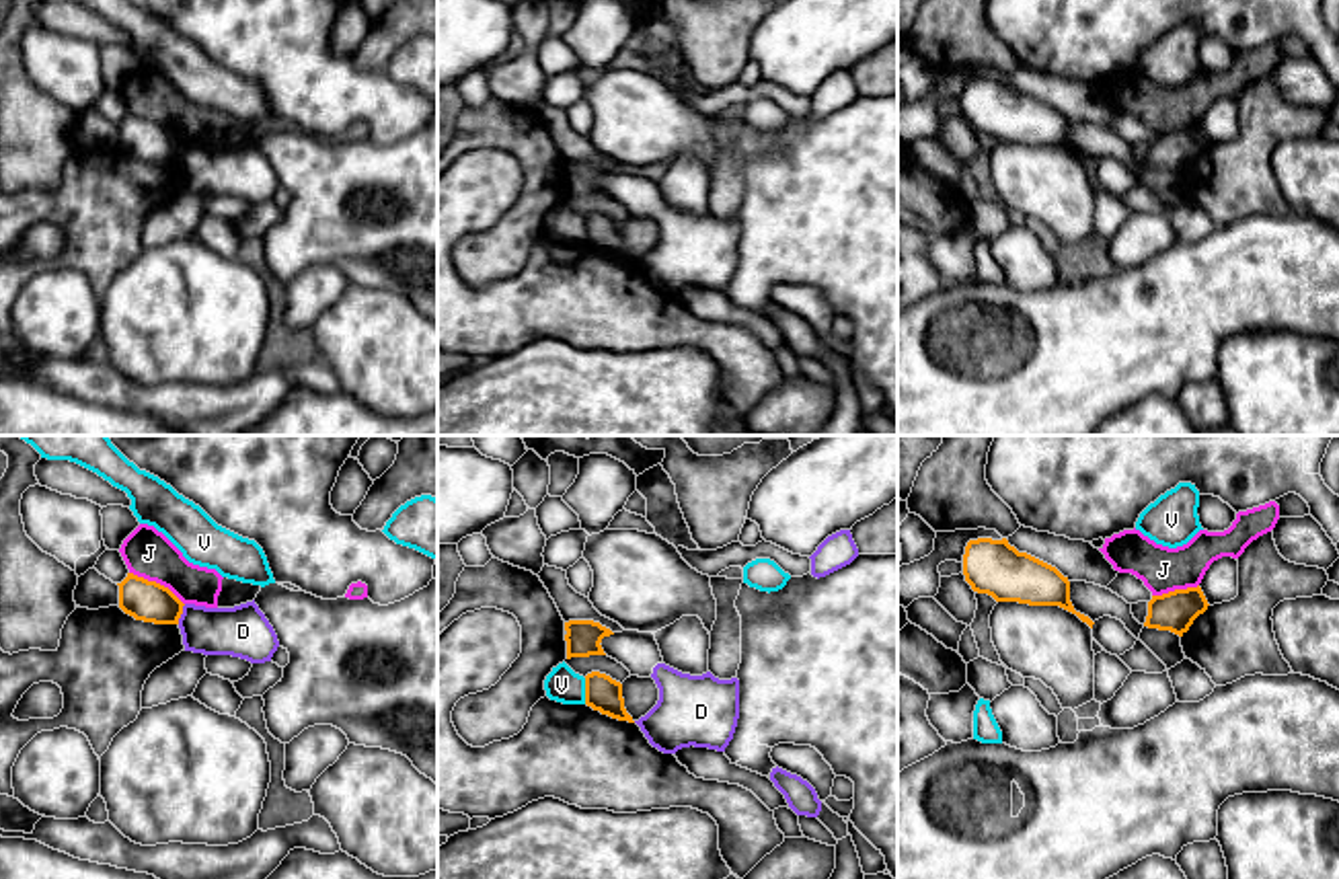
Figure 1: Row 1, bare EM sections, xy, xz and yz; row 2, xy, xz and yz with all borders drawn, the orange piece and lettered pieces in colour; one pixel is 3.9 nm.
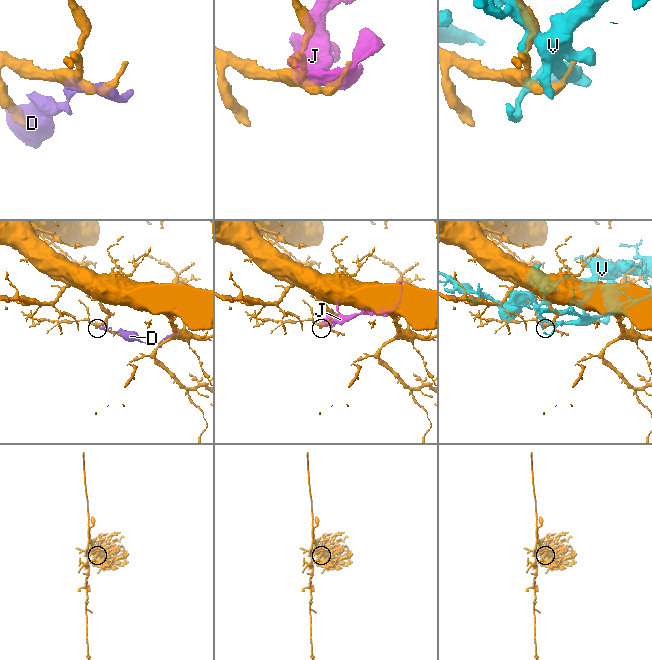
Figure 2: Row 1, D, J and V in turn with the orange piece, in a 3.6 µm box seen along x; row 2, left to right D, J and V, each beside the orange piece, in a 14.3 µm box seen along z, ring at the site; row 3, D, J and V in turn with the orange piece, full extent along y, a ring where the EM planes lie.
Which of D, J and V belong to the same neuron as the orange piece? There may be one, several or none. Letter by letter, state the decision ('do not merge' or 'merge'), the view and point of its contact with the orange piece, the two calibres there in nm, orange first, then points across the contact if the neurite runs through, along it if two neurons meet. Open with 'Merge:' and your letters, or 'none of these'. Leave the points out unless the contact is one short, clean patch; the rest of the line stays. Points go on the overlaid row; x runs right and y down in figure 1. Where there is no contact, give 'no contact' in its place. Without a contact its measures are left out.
Merge: none of these
D: do not merge | xy (181, 613) | 160/200 nm | along xy (185, 604), (177, 623)
J: do not merge | xy (155, 582) | 160/190 nm
V: do not merge | xz (586, 691) | 140/140 nm

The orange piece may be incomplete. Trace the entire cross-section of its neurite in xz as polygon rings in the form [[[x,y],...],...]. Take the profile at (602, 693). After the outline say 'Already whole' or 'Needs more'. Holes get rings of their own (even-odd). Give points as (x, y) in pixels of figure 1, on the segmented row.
[[[591,672],[585,676],[585,704],[612,719],[635,723],[624,709],[622,684],[606,674]]]. Already whole

